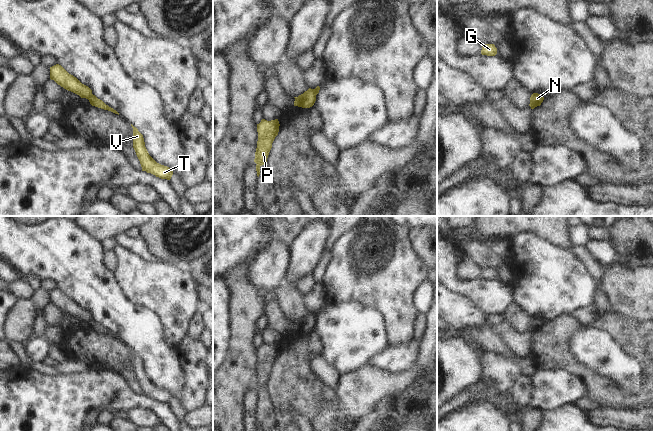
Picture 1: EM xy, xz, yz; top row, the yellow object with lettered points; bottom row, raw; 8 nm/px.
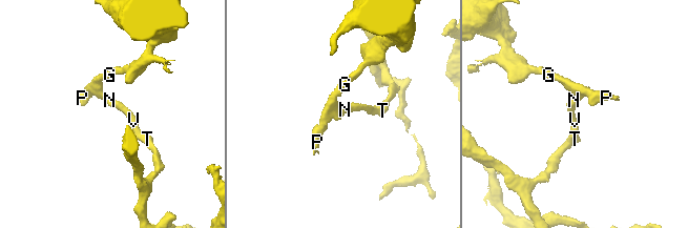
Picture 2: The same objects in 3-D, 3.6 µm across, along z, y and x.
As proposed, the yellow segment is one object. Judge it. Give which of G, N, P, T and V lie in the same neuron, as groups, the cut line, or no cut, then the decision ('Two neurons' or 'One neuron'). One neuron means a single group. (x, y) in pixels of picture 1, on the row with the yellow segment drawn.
Groups: G P / N T V. Split along xy (92, 94), (87, 98). Two neurons

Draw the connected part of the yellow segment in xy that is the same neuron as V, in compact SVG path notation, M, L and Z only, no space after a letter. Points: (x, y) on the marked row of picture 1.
M131 124L131 126L133 128L133 148L140 161L142 171L151 173L161 179L170 180L173 175L173 171L169 167L157 163L149 155L149 153L145 147L143 135L132 124Z

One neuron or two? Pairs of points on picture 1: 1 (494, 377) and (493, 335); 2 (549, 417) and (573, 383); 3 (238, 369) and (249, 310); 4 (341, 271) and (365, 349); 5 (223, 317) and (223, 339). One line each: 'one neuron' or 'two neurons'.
1: two neurons
2: two neurons
3: one neuron
4: two neurons
5: one neuron

